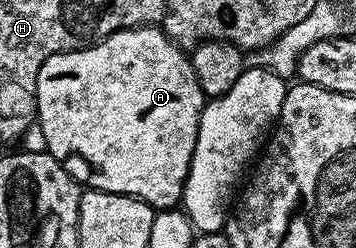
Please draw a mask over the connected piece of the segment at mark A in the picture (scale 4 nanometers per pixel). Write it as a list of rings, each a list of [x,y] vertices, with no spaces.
[[[144,26],[142,28],[126,28],[100,40],[90,48],[80,48],[78,52],[58,52],[53,54],[41,66],[37,74],[37,126],[41,134],[45,134],[45,146],[51,156],[60,162],[66,161],[66,156],[80,156],[95,167],[95,177],[90,187],[101,192],[112,192],[122,196],[136,196],[144,200],[156,210],[171,210],[182,201],[183,187],[189,174],[189,166],[193,158],[193,150],[197,142],[199,119],[203,113],[205,97],[198,85],[197,74],[191,65],[191,57],[178,44],[167,37],[167,33],[159,26]]]

